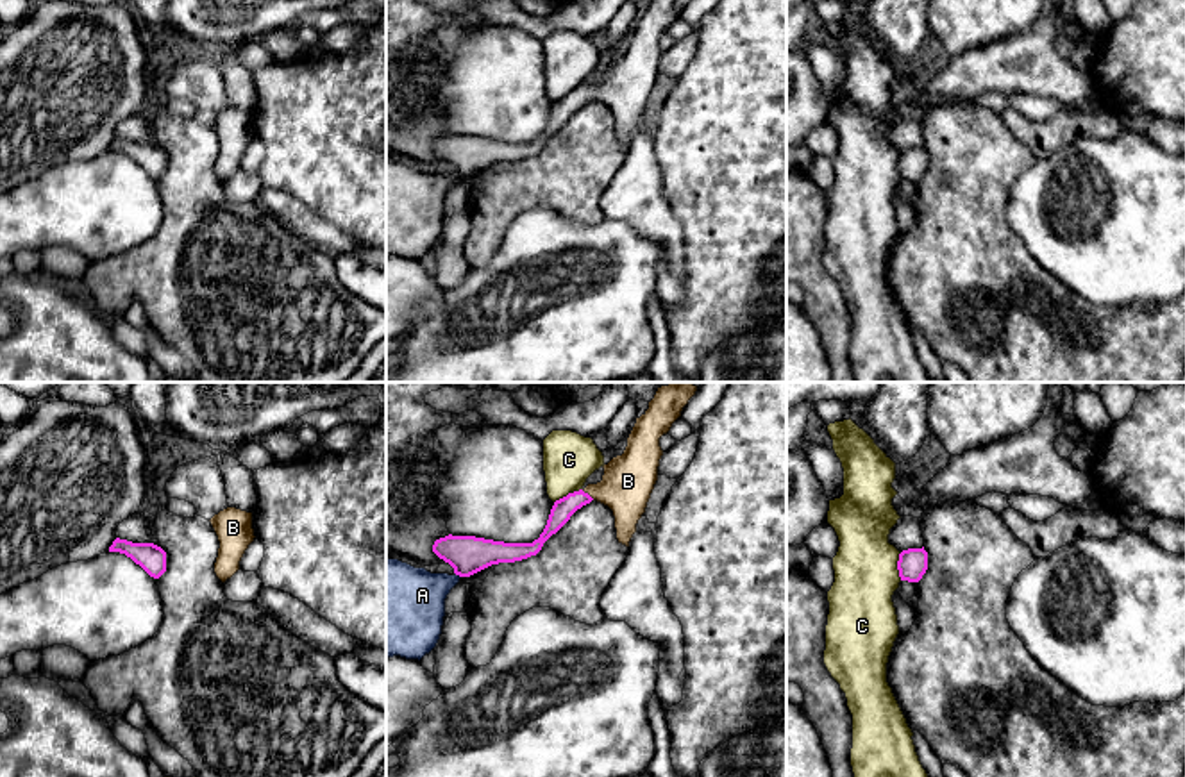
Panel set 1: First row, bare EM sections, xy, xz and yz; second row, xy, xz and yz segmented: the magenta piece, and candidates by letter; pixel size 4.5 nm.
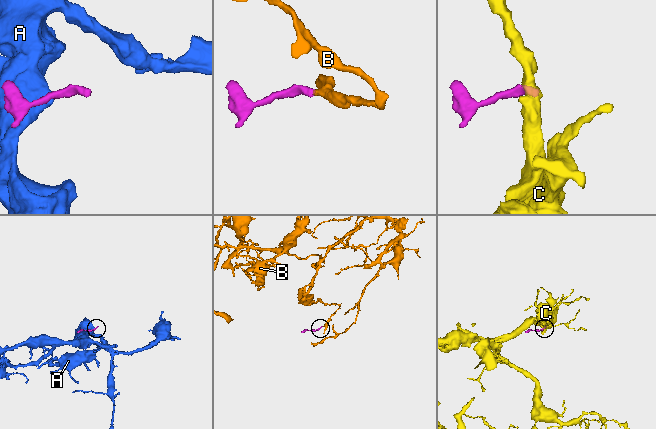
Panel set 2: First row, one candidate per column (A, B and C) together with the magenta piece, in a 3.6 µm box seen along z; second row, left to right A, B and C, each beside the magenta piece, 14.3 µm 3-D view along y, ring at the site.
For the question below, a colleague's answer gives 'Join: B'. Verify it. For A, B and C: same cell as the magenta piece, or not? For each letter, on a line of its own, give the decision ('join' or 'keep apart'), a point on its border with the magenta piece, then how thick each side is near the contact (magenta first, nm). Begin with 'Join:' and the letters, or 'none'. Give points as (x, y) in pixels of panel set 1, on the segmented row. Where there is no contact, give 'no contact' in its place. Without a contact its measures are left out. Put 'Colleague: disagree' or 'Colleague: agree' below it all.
Join: B
A: keep apart; meets magenta in xz at (458, 574); 180 nm thick on the magenta side, 300 nm on the other
B: join; meets magenta in xz at (587, 493); 90 nm thick on the magenta side, 240 nm on the other
C: keep apart; meets magenta in xz at (569, 493); 90 nm thick on the magenta side, 240 nm on the other
Colleague: agree

